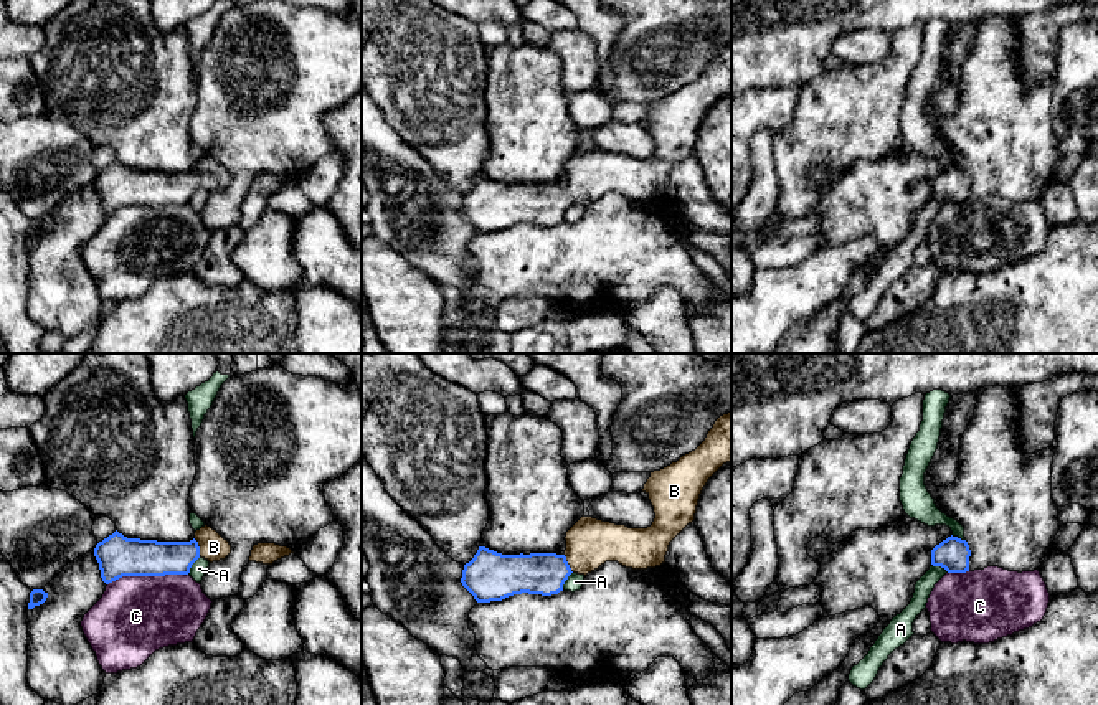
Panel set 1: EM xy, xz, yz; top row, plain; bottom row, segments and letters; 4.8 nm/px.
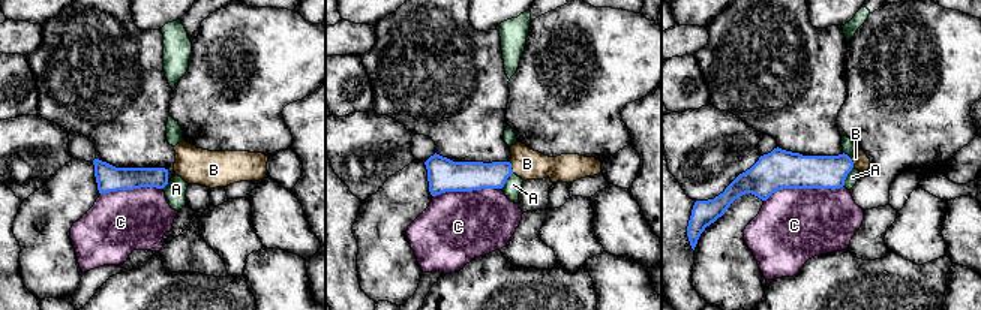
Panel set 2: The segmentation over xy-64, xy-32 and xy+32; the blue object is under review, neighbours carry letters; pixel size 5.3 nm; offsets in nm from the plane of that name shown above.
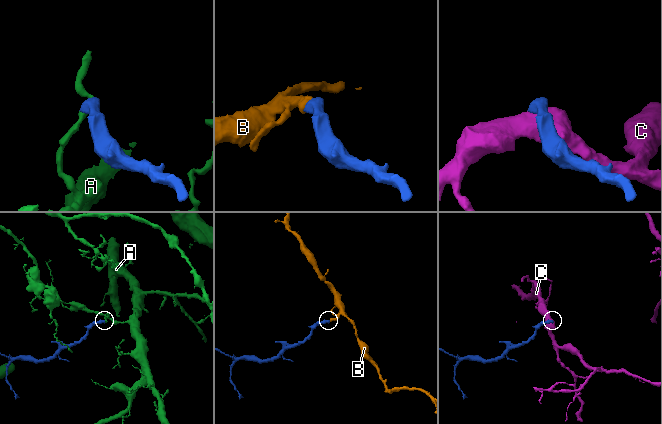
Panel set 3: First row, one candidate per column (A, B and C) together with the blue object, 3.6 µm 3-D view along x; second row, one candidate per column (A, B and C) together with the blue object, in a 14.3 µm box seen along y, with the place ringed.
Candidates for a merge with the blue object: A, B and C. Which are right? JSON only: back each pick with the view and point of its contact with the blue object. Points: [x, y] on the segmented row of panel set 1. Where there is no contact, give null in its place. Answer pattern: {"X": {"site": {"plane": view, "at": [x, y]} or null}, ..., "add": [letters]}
{"B": {"site": {"plane": "xy", "at": [198, 547]}}, "add": ["B"]}

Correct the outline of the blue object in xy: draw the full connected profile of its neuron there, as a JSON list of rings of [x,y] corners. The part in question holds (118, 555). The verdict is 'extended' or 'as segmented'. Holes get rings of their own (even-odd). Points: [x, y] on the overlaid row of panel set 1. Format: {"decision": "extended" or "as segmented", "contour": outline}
{"decision": "extended", "contour": [[[208,525],[196,530],[190,542],[127,538],[116,530],[94,548],[106,584],[122,576],[188,575],[200,556],[213,563],[230,553],[230,542]]]}

